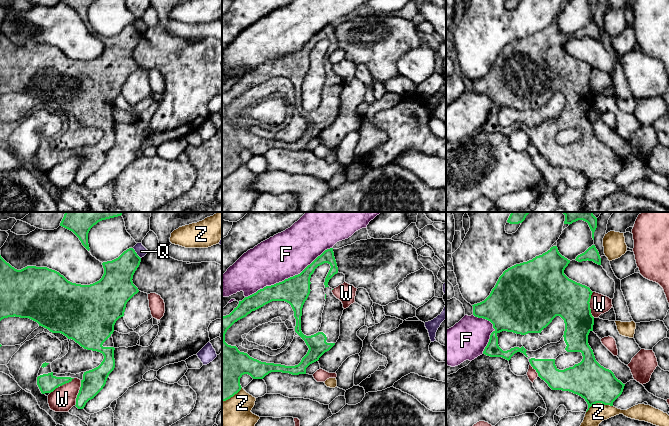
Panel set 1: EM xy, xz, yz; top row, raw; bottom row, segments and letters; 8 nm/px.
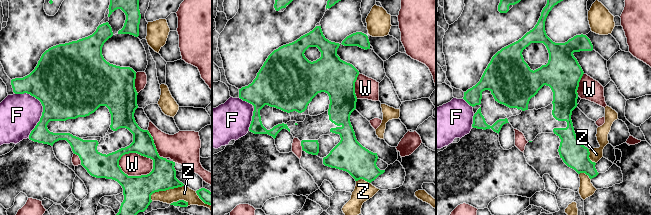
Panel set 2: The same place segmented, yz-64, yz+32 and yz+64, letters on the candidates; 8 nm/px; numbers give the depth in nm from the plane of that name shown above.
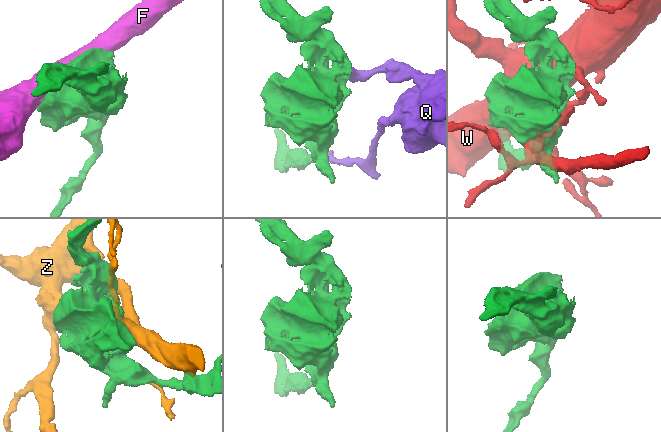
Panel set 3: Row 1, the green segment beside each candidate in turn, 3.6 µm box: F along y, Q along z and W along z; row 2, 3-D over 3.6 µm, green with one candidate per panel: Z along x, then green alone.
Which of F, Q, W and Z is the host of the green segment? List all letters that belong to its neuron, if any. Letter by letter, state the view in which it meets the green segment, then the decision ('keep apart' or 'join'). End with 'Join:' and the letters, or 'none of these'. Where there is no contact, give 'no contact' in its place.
F: contact in xz; keep apart
Q: contact in xy; keep apart
W: contact in xy; keep apart
Z: contact in yz; keep apart
Join: none of these

